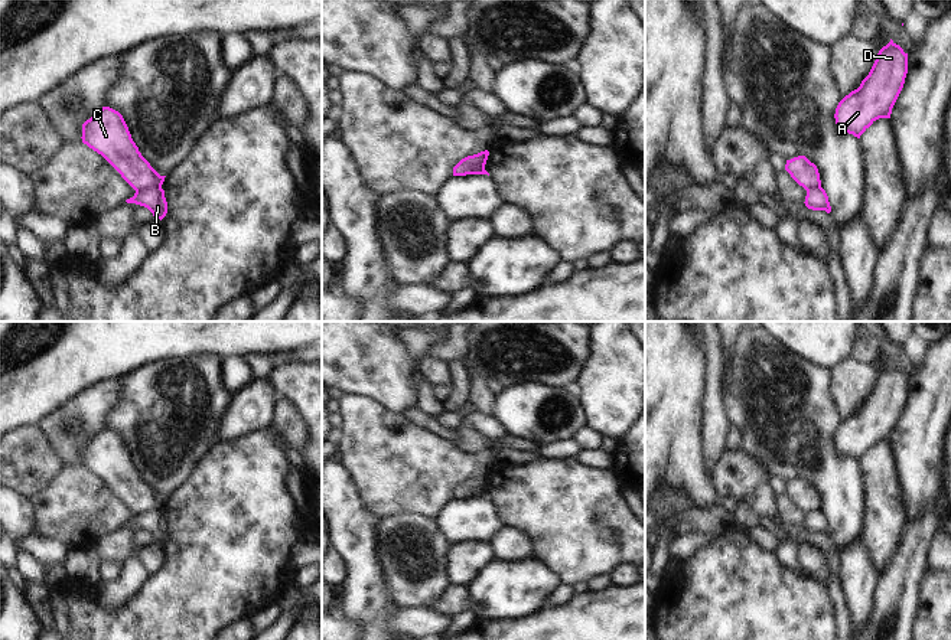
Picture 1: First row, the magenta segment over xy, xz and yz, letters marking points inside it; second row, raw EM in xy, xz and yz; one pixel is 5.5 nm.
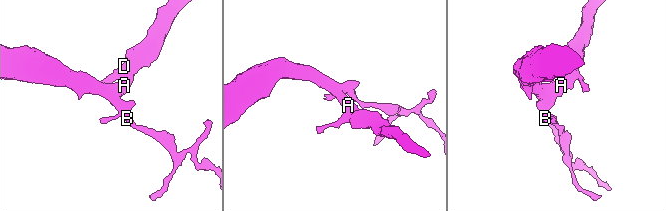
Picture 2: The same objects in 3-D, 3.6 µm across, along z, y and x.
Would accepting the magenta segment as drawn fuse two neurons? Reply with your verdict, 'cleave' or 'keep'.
cleave

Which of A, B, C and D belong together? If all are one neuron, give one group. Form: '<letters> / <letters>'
A C D / B

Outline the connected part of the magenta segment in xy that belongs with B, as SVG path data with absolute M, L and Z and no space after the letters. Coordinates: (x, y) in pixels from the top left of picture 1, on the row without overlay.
M150 509L140 515L136 515L133 520L126 523L127 526L136 526L147 530L156 542L163 542L167 536L167 525L165 513L157 509Z

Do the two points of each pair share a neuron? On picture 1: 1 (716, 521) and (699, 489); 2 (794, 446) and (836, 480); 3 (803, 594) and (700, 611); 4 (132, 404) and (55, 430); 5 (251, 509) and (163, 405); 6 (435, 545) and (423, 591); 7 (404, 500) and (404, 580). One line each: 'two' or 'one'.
1: two
2: one
3: one
4: two
5: two
6: one
7: two

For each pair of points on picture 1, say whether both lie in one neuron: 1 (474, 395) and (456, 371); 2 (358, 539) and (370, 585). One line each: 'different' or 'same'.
1: different
2: same

